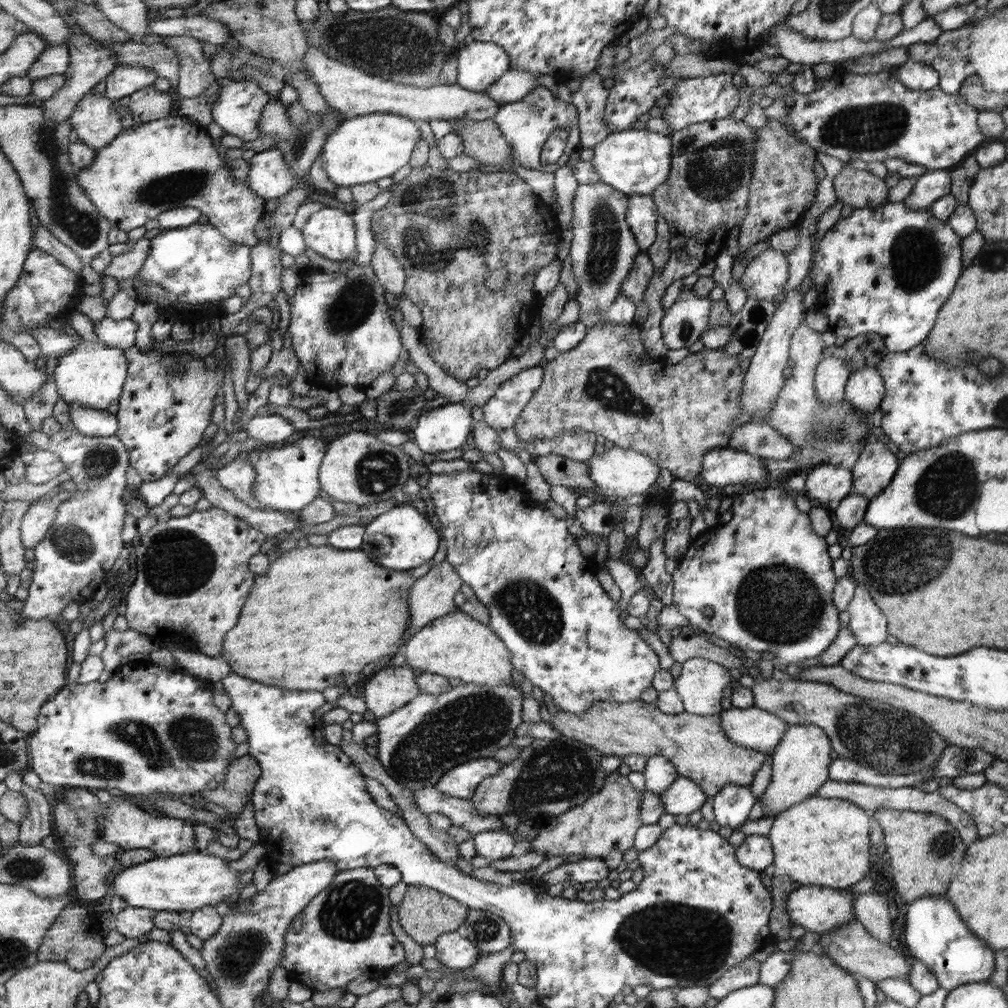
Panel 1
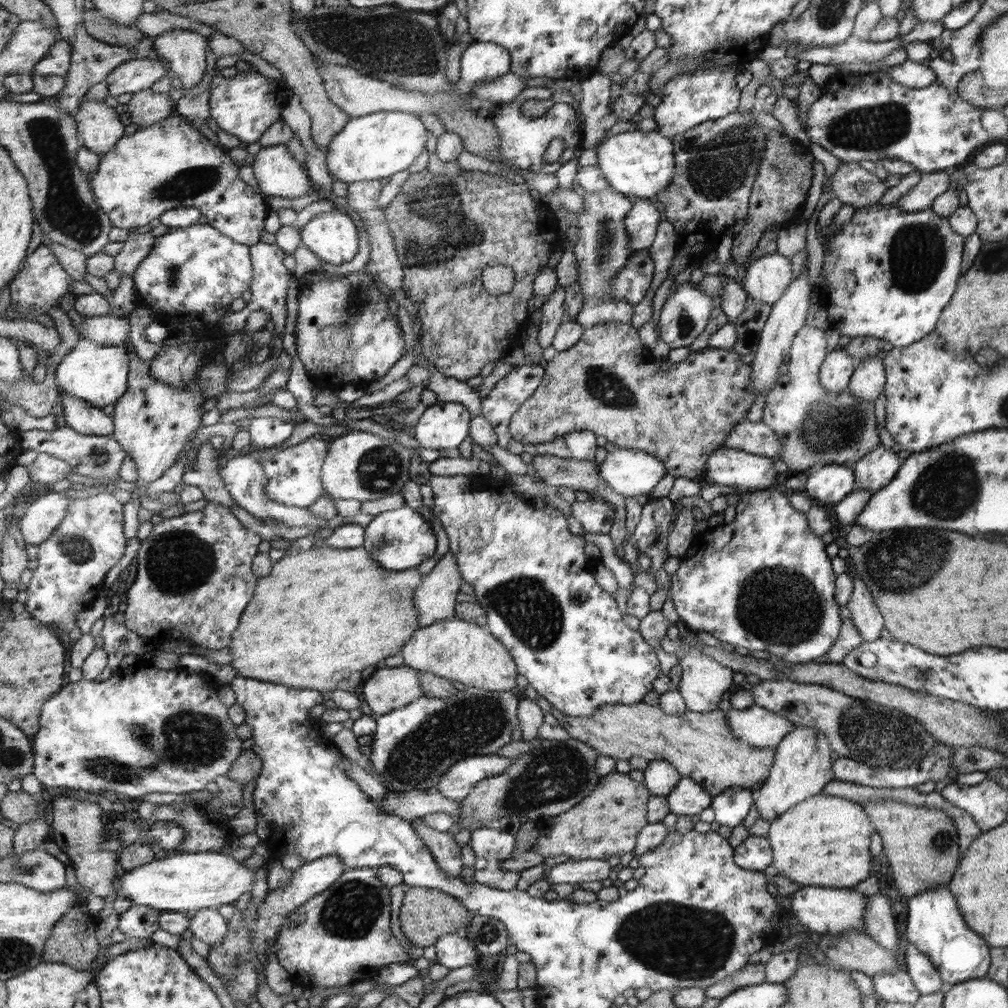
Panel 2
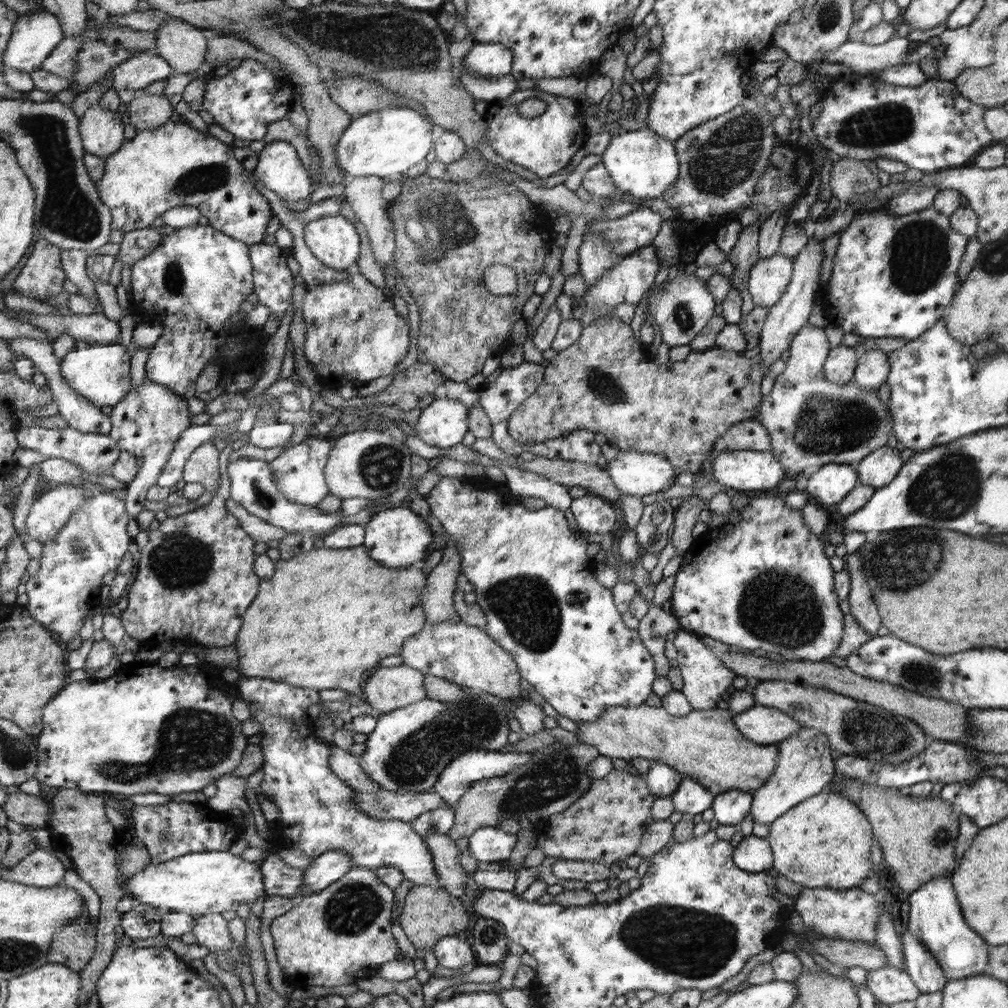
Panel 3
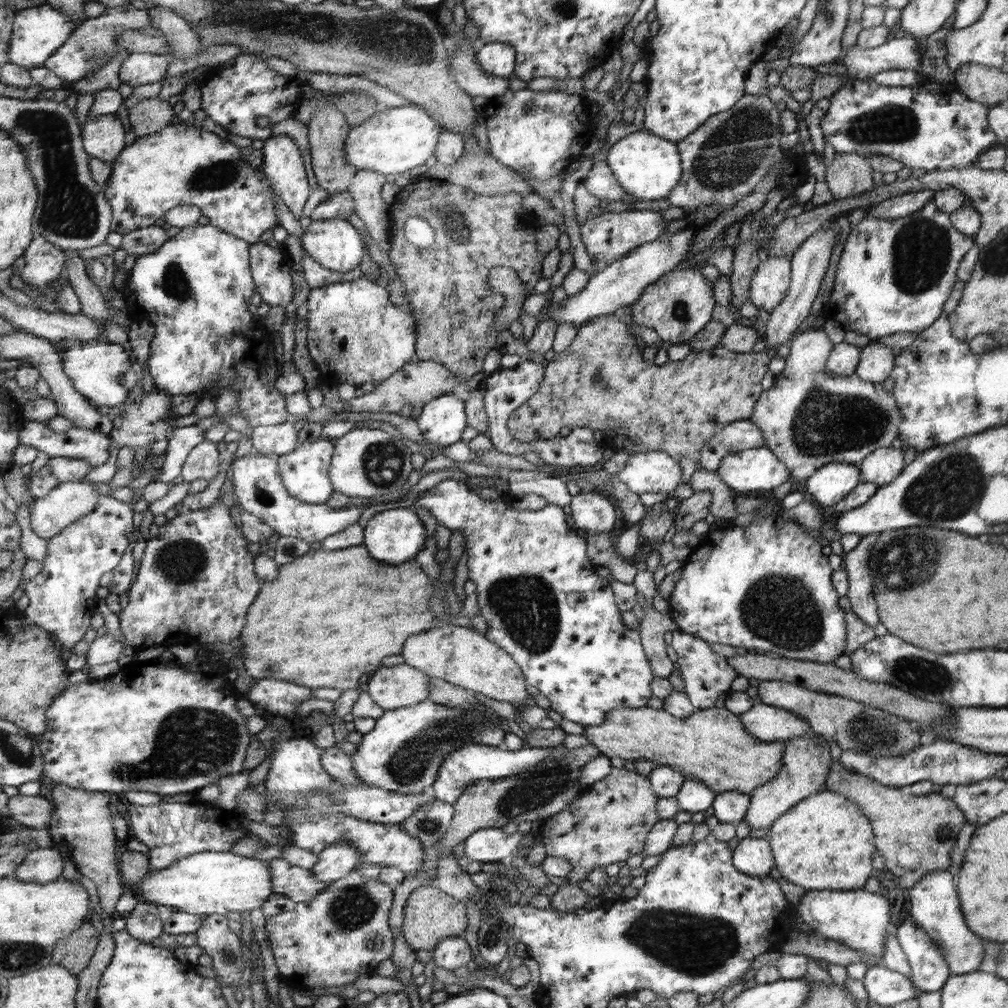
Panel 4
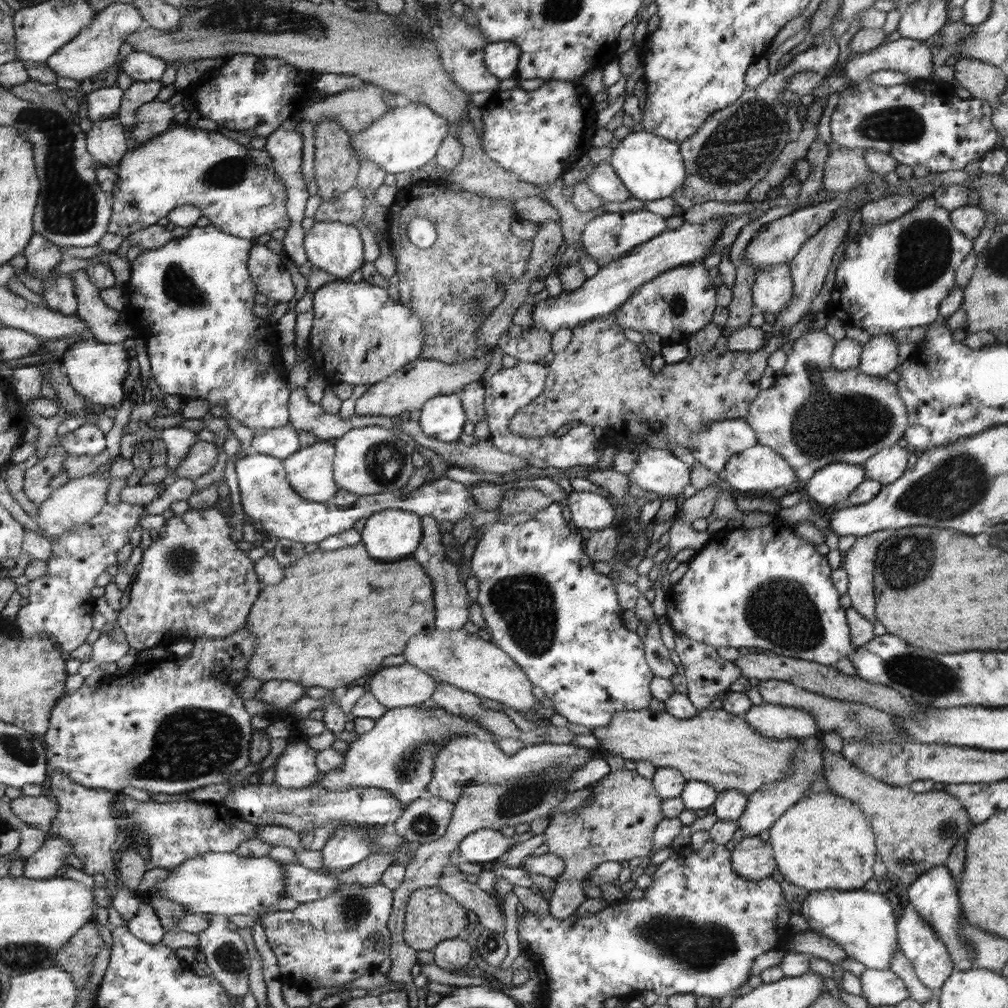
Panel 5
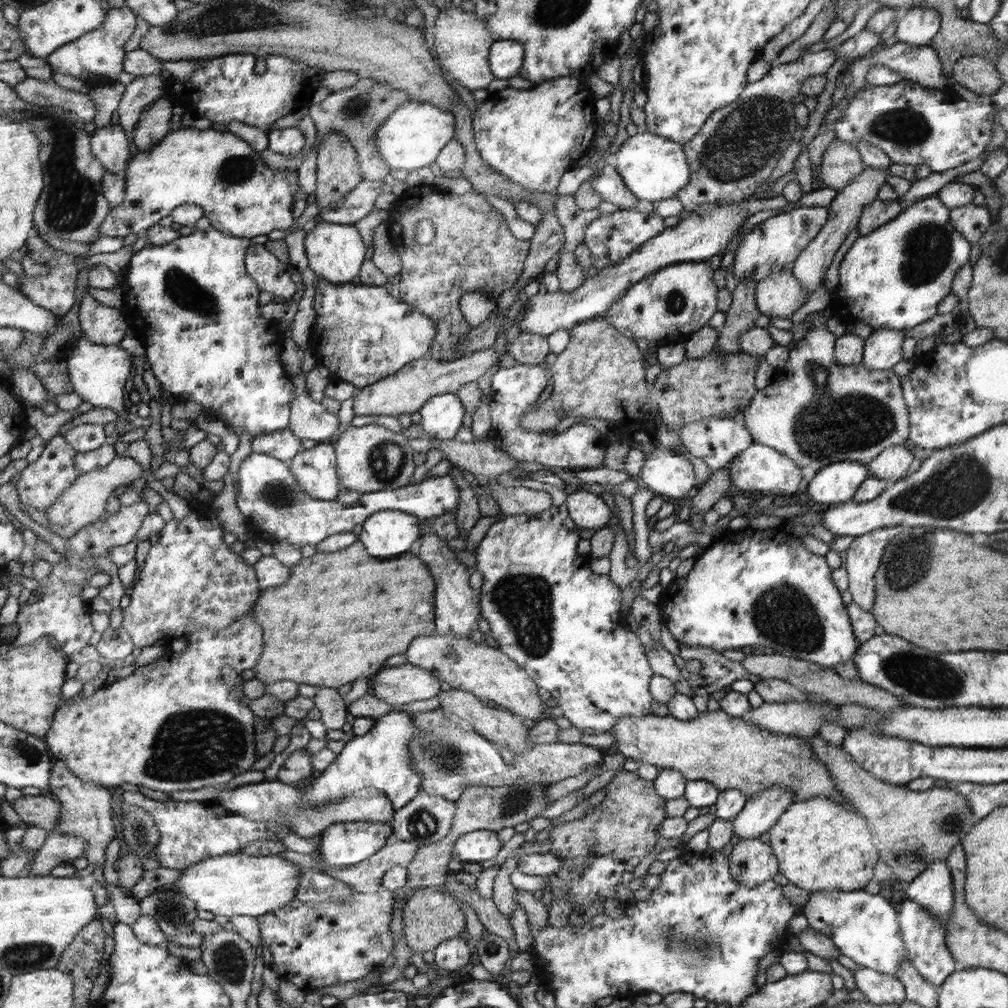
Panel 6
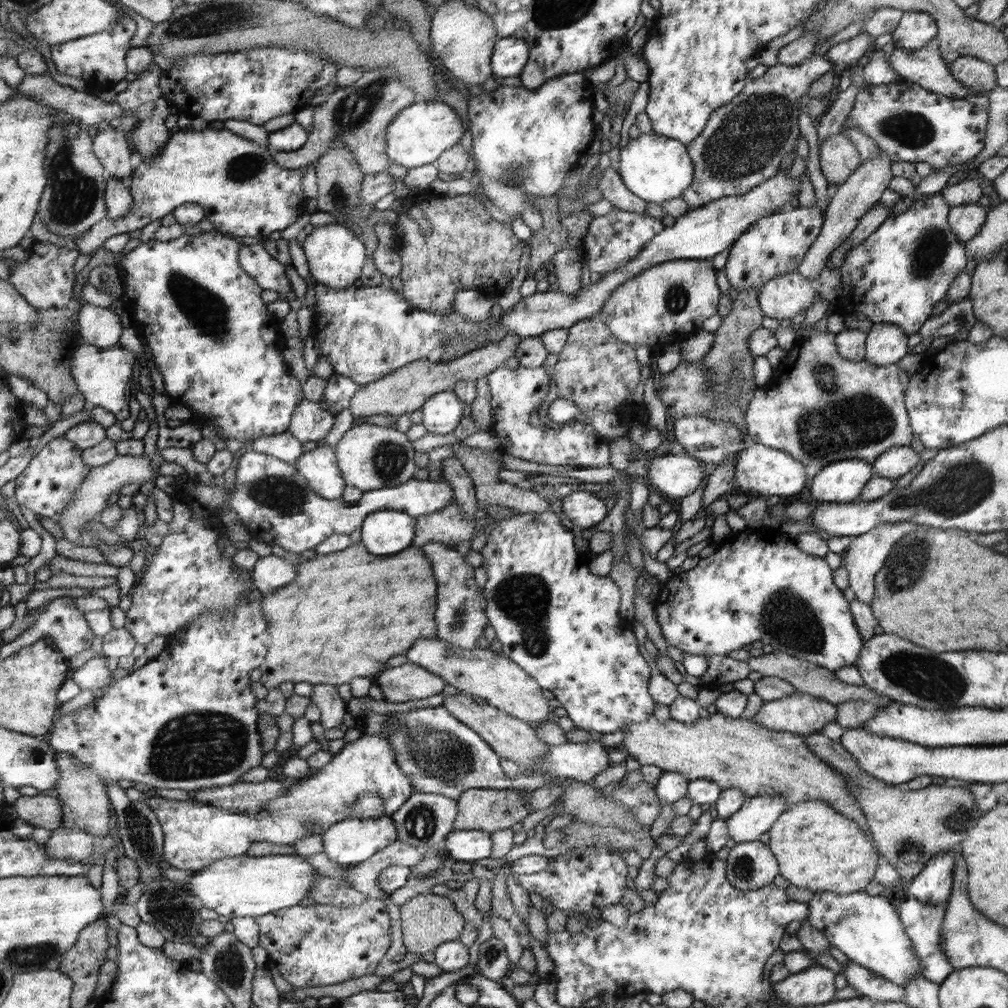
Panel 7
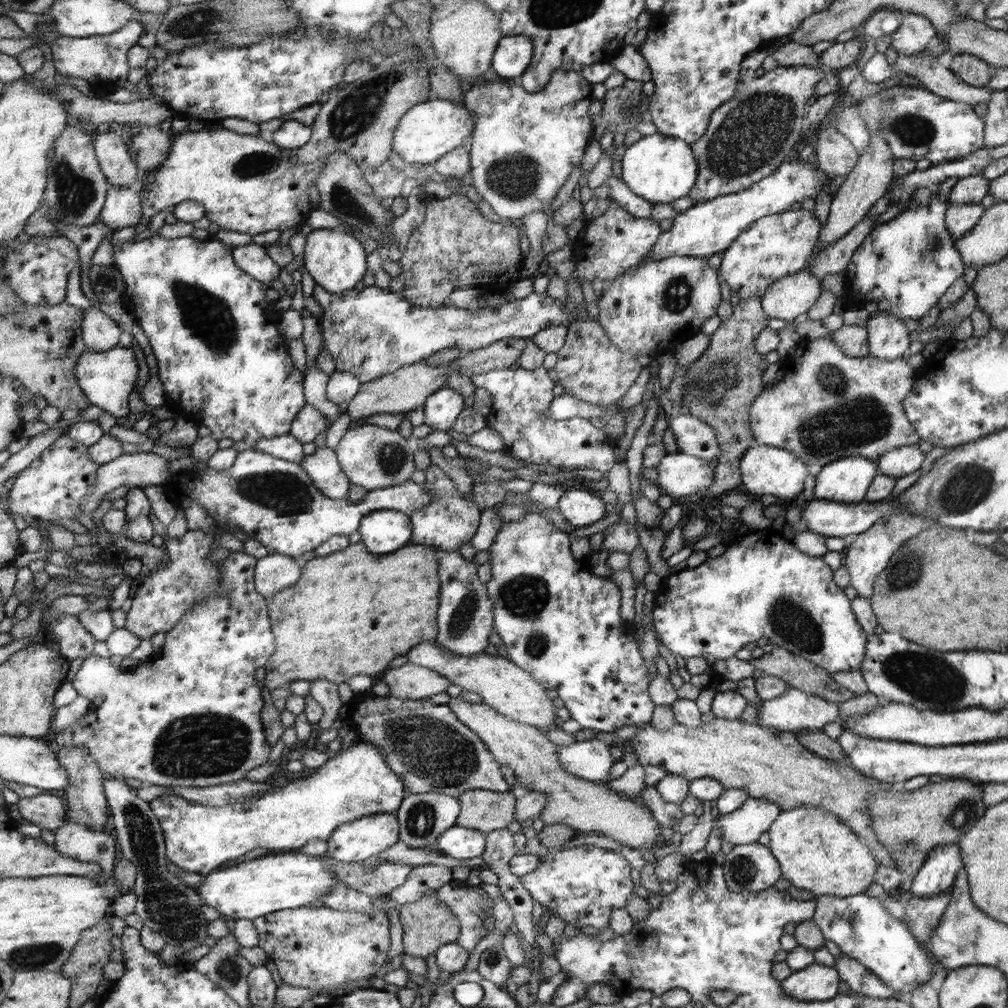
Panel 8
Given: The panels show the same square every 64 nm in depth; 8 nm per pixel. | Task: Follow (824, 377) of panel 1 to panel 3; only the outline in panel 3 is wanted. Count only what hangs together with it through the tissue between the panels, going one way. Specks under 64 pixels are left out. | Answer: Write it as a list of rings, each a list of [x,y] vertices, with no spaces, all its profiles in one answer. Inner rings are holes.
[[[846,345],[834,347],[825,362],[825,376],[834,384],[844,385],[852,382],[860,352]]]

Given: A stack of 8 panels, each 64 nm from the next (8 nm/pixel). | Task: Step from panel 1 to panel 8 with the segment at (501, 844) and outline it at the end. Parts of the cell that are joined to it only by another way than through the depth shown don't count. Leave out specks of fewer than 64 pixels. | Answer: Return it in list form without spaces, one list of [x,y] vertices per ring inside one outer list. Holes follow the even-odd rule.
[[[454,825],[446,832],[442,832],[436,843],[438,843],[437,852],[454,857],[456,860],[468,860],[484,854],[486,835],[478,829]]]

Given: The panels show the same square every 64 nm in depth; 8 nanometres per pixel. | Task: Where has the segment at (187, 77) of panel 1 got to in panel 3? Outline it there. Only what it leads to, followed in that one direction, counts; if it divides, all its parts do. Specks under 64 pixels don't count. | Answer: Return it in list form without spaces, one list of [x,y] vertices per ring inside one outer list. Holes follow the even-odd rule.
[[[170,16],[157,30],[157,52],[174,73],[192,74],[204,64],[207,32]]]

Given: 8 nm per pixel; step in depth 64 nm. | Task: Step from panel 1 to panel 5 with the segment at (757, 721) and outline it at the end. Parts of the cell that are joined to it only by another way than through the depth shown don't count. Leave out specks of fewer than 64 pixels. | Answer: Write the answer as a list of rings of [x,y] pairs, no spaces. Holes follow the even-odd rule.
[[[762,702],[750,707],[742,718],[762,736],[778,740],[801,740],[819,735],[816,718],[804,709]]]

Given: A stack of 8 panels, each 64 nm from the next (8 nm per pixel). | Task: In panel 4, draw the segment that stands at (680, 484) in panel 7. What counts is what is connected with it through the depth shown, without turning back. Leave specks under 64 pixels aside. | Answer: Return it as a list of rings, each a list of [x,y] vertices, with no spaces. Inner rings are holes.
[[[661,451],[632,453],[624,468],[617,469],[615,474],[622,484],[636,494],[672,493],[682,480],[679,461]]]

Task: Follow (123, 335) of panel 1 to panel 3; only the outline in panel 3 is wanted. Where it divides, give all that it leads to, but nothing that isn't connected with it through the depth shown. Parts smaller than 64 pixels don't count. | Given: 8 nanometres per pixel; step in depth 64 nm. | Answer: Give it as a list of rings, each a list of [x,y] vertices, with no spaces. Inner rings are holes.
[[[103,313],[75,314],[70,316],[46,316],[34,314],[28,319],[16,318],[20,322],[44,329],[52,340],[68,333],[76,341],[96,344],[116,344],[121,336],[118,322],[107,318]]]

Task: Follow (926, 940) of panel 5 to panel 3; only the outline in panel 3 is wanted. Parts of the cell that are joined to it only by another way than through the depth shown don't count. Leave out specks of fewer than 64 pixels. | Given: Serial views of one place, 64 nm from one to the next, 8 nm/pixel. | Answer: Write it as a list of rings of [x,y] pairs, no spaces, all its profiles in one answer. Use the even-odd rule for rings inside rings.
[[[908,930],[901,936],[905,970],[915,982],[921,993],[936,993],[943,990],[948,982],[944,970],[936,956],[932,956],[930,948],[922,944],[922,940],[914,937]]]

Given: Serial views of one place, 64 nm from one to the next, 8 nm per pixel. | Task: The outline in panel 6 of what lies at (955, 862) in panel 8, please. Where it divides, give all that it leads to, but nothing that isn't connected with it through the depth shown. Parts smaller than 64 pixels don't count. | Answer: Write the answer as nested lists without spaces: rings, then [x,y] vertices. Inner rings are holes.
[[[934,860],[907,888],[907,897],[940,920],[944,929],[954,908],[953,878],[946,860]]]

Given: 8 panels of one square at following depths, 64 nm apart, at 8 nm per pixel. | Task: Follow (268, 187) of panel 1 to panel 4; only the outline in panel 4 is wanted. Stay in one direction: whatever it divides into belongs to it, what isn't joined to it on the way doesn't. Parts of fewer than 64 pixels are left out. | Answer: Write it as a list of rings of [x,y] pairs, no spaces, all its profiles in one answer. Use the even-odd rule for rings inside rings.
[[[287,135],[270,136],[265,140],[262,151],[261,172],[269,180],[269,184],[276,190],[275,194],[282,200],[282,203],[294,214],[294,217],[299,220],[302,214],[302,208],[308,200],[308,190],[310,190],[310,182],[308,182],[308,174],[306,168],[302,164],[300,158],[300,150],[294,144],[294,140]]]

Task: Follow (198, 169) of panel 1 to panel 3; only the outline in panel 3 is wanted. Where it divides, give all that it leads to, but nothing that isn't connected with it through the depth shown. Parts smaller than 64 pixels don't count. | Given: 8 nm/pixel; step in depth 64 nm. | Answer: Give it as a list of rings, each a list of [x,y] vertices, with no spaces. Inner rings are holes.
[[[172,118],[154,130],[137,132],[136,136],[126,139],[126,143],[122,143],[120,149],[104,161],[104,167],[103,178],[95,184],[101,200],[112,214],[112,228],[124,233],[150,227],[156,218],[162,217],[172,208],[195,207],[205,214],[209,226],[250,246],[263,243],[267,224],[274,217],[269,202],[256,188],[252,188],[245,166],[234,153],[234,146],[212,138],[212,134],[208,136],[196,130],[196,126],[188,126],[188,122],[182,124],[174,122]]]

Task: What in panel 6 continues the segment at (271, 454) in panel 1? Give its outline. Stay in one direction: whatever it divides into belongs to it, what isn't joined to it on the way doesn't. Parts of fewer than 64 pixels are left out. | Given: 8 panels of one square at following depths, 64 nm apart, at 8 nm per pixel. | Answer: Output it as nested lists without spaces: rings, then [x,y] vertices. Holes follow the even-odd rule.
[[[320,442],[310,450],[304,449],[289,466],[302,488],[318,500],[337,500],[344,489],[337,470],[336,450],[331,442]]]

